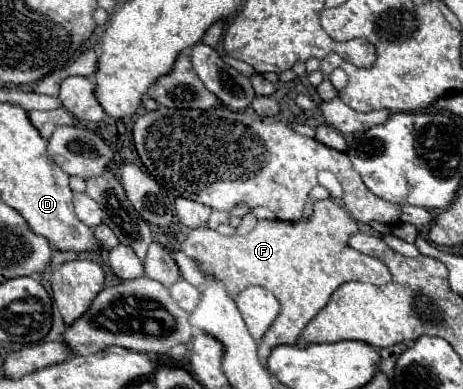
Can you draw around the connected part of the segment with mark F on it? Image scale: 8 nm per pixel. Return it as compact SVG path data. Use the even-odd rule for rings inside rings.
M320 199L320 201L314 201L310 219L258 221L256 227L248 235L232 235L232 237L222 237L214 229L198 227L198 229L192 229L188 233L188 237L184 239L180 249L190 259L194 259L198 263L198 267L206 275L212 275L212 277L220 279L226 285L226 291L228 291L228 295L232 299L236 299L242 293L242 289L246 289L250 285L268 287L276 295L276 299L282 305L280 315L278 315L276 323L268 329L268 333L262 337L260 347L258 347L260 363L266 367L266 361L268 361L268 355L272 353L272 349L276 345L296 345L296 339L302 333L302 329L328 303L330 295L342 283L346 283L346 281L364 281L364 283L372 283L372 285L384 285L384 283L390 281L390 271L378 257L360 253L360 251L356 251L356 249L352 249L348 245L350 237L356 231L358 231L358 223L352 219L352 215L348 215L348 211L340 203L336 203L334 199Z

